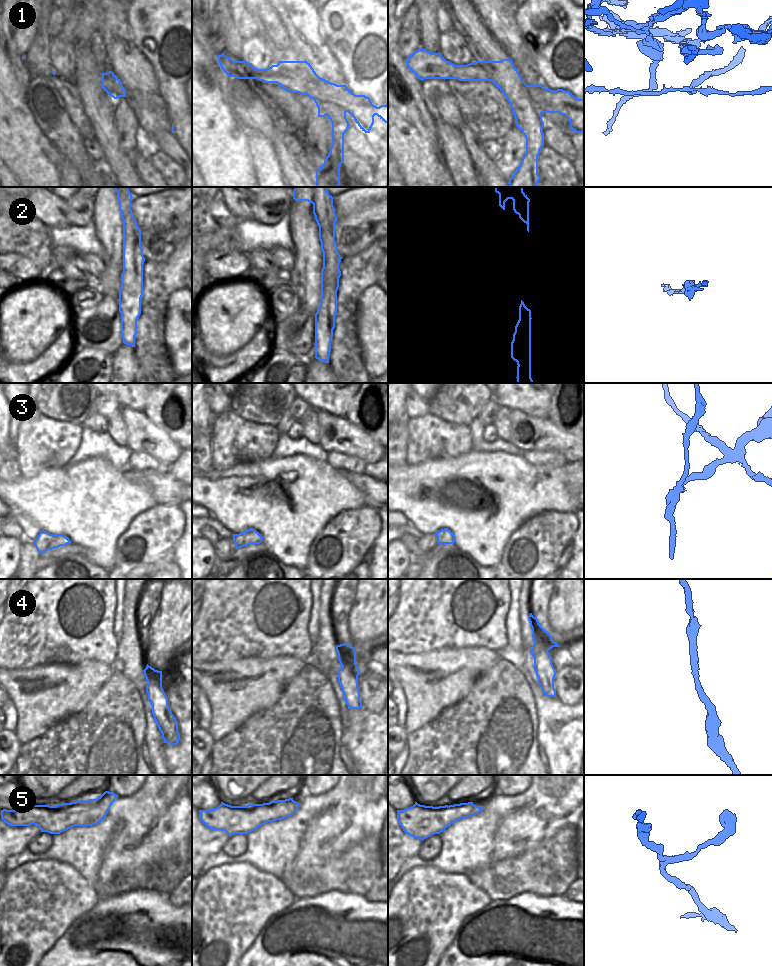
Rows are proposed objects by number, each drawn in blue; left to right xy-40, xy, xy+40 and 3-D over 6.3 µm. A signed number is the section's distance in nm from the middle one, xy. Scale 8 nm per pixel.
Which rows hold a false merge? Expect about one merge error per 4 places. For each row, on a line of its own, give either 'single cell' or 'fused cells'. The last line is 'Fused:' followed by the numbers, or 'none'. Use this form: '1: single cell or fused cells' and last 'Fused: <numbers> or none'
1: fused cells
2: single cell
3: fused cells
4: single cell
5: single cell
Fused: 1, 3

